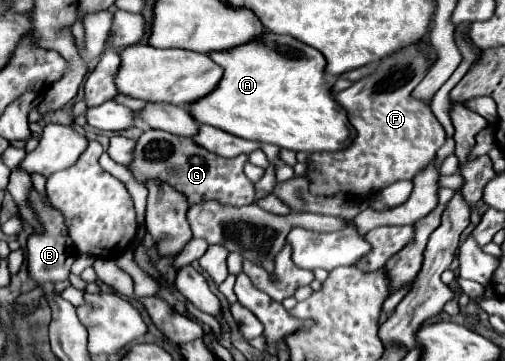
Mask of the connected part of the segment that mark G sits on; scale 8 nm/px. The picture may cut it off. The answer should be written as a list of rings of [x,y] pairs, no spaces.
[[[145,130],[133,150],[133,160],[129,170],[133,178],[141,184],[149,180],[165,182],[187,196],[187,202],[193,206],[195,202],[215,200],[223,206],[247,206],[255,200],[255,186],[243,174],[243,166],[247,164],[247,156],[239,154],[235,158],[217,156],[197,144],[191,138],[181,138],[163,130]]]

